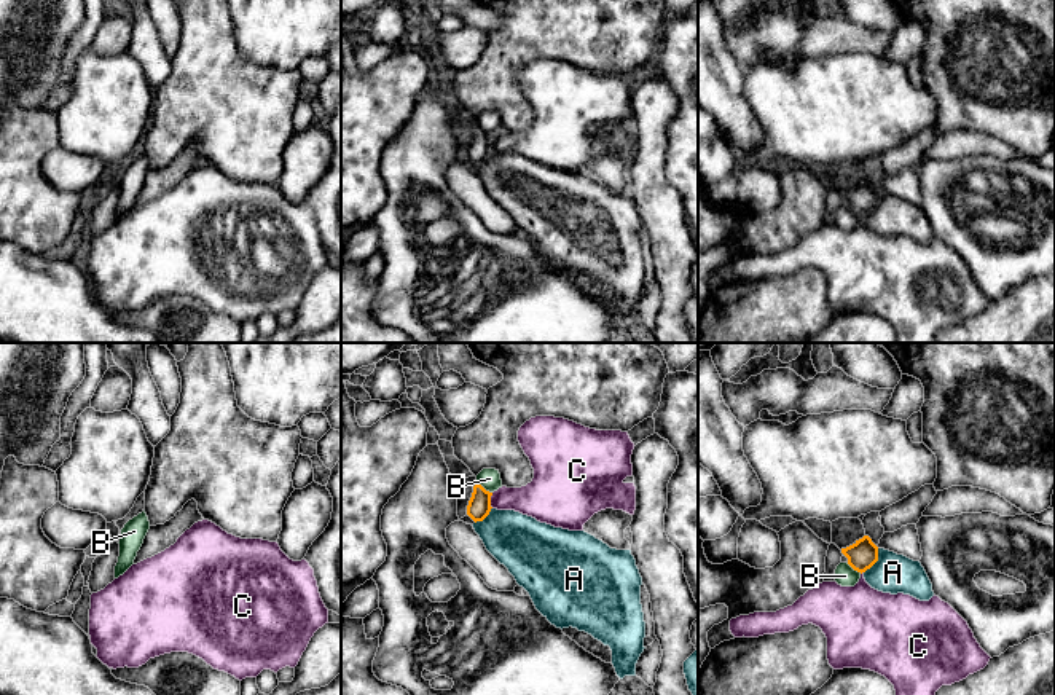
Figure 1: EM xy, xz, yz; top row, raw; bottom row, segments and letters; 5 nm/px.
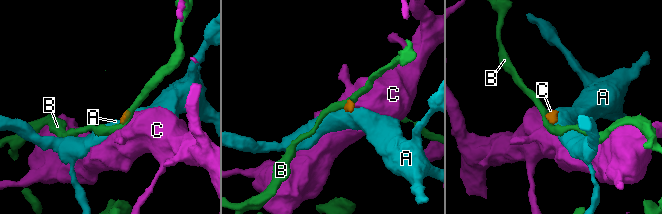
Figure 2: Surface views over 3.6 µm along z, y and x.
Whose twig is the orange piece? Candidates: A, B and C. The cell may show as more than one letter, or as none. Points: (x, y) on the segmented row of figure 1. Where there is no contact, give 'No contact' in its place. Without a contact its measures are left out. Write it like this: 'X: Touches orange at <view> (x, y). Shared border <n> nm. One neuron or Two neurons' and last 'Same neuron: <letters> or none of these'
A: Touches orange at yz (875, 561). Shared border 150 nm. Two neurons
B: Touches orange at xz (483, 488). Shared border 90 nm. Two neurons
C: Touches orange at xz (490, 501). Shared border 80 nm. Two neurons
Same neuron: none of these

